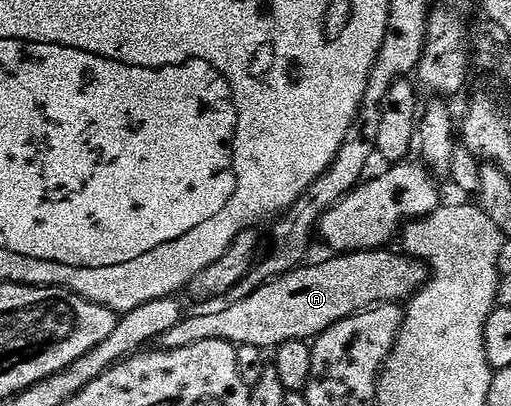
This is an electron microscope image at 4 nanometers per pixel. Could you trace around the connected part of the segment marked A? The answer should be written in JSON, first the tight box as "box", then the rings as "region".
{"box":[154,249,430,351],"region":[[[392,249],[353,251],[332,258],[336,259],[297,267],[288,275],[264,284],[250,293],[250,297],[224,305],[221,311],[181,318],[174,329],[166,329],[166,333],[154,340],[155,346],[162,351],[177,351],[217,339],[237,348],[275,349],[286,341],[312,341],[351,315],[382,307],[385,303],[399,304],[400,299],[407,300],[430,279],[427,264],[403,253],[395,255]]]}

